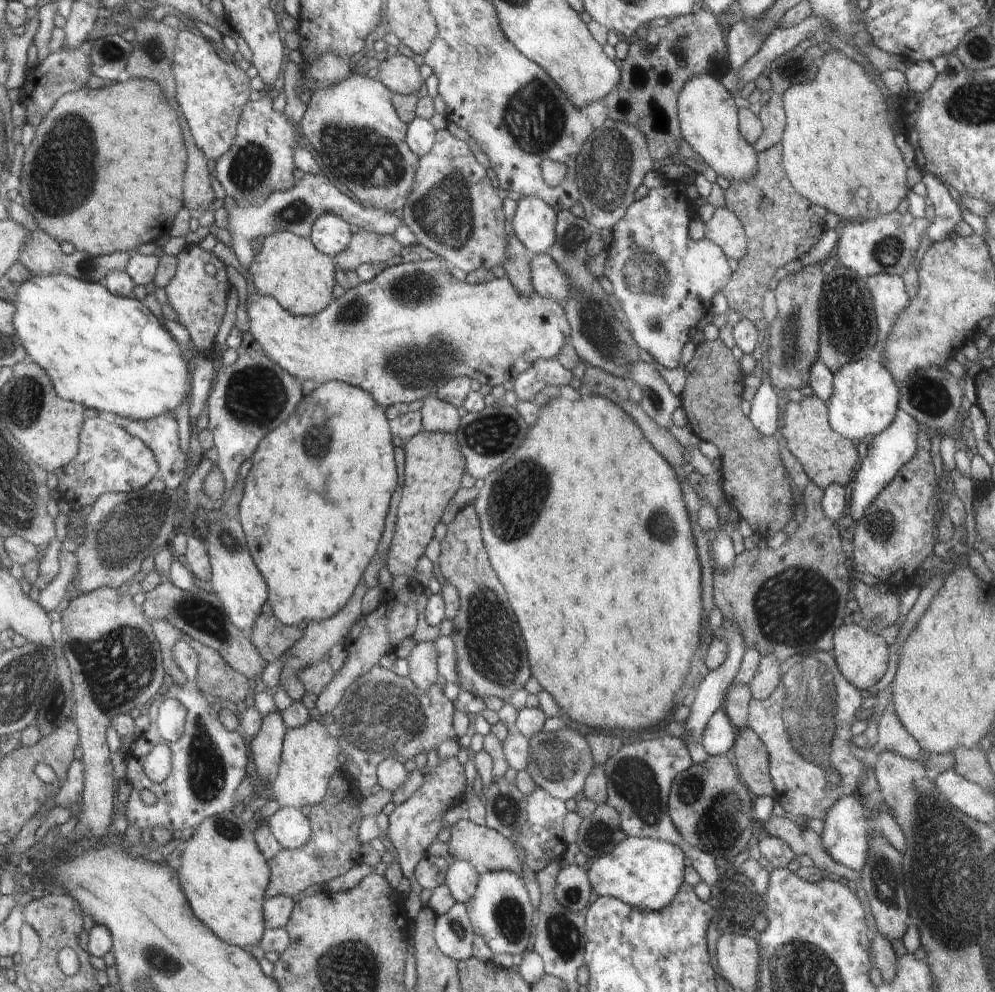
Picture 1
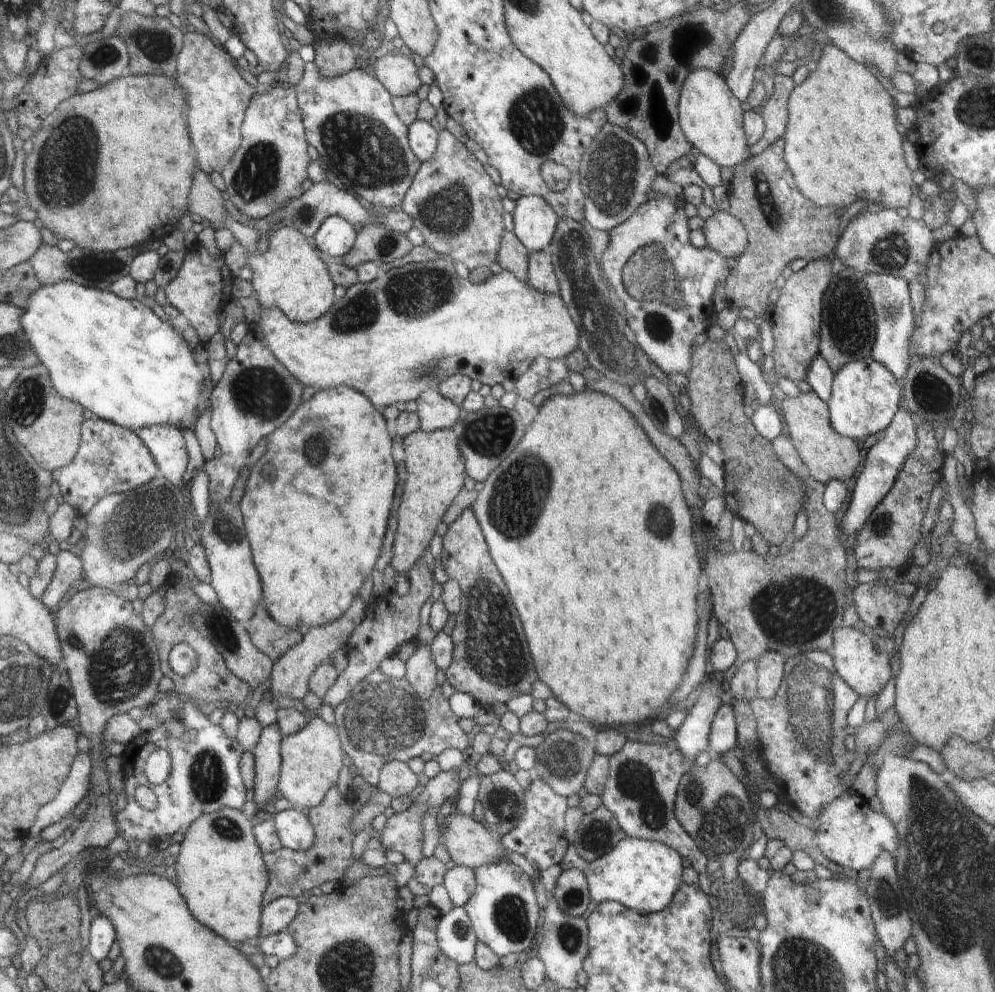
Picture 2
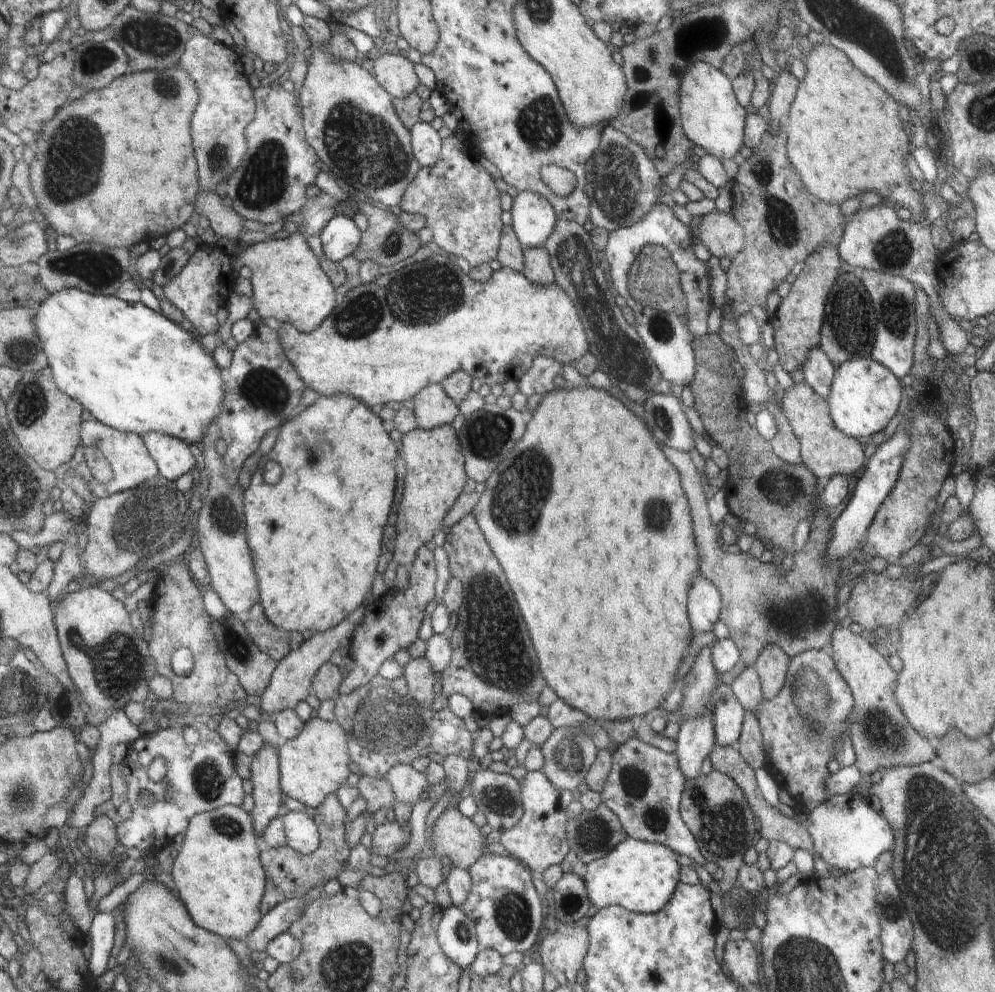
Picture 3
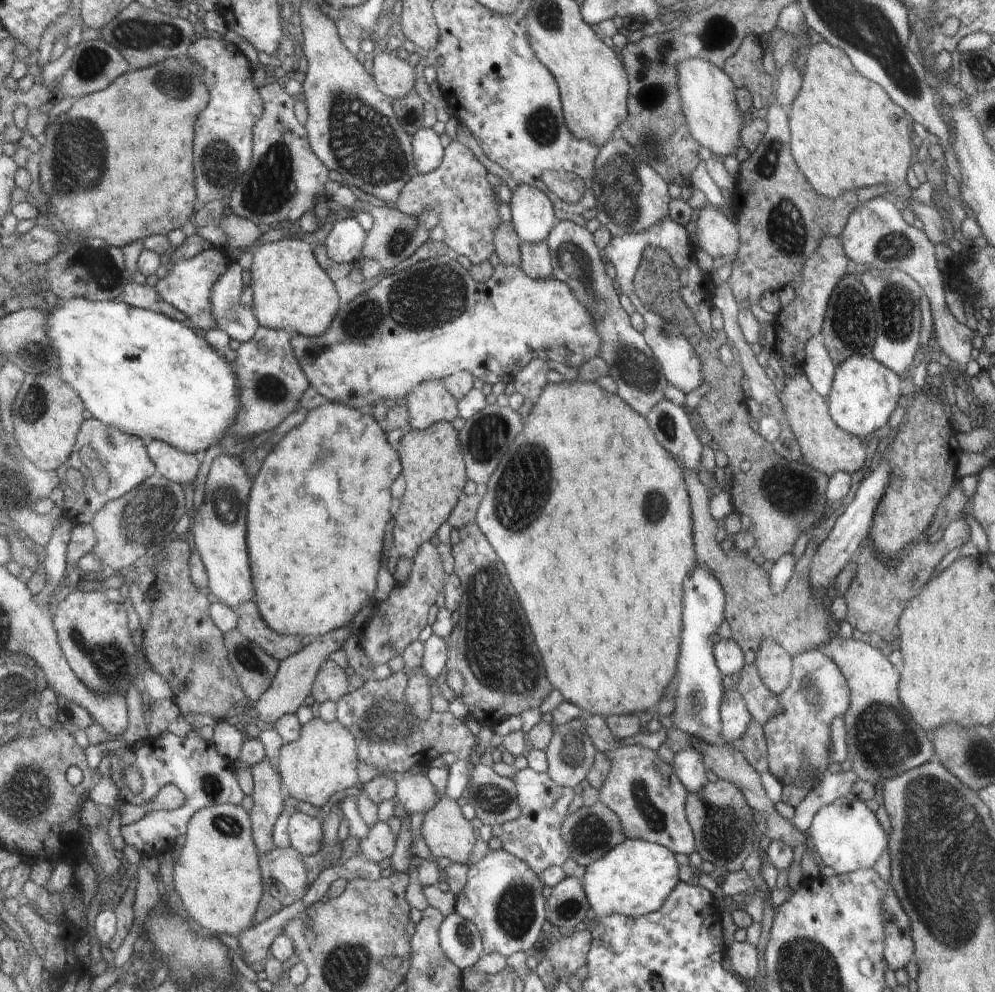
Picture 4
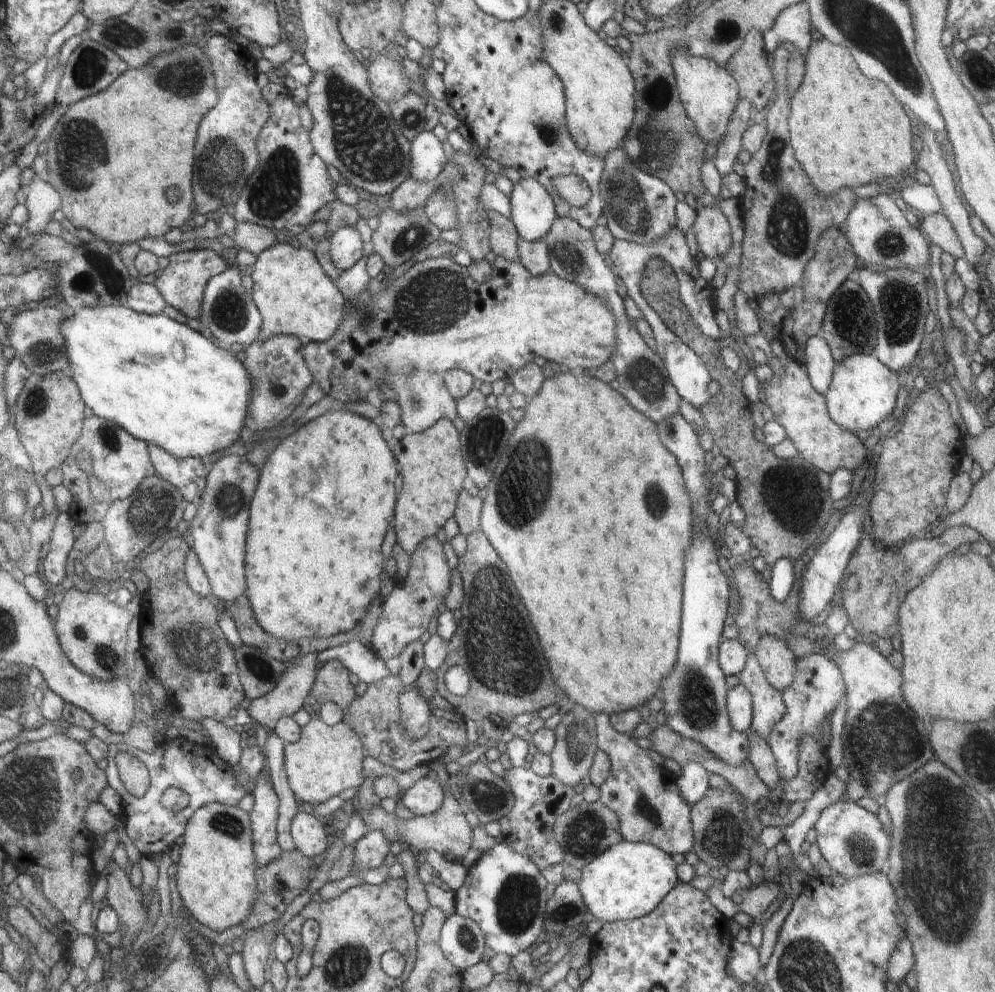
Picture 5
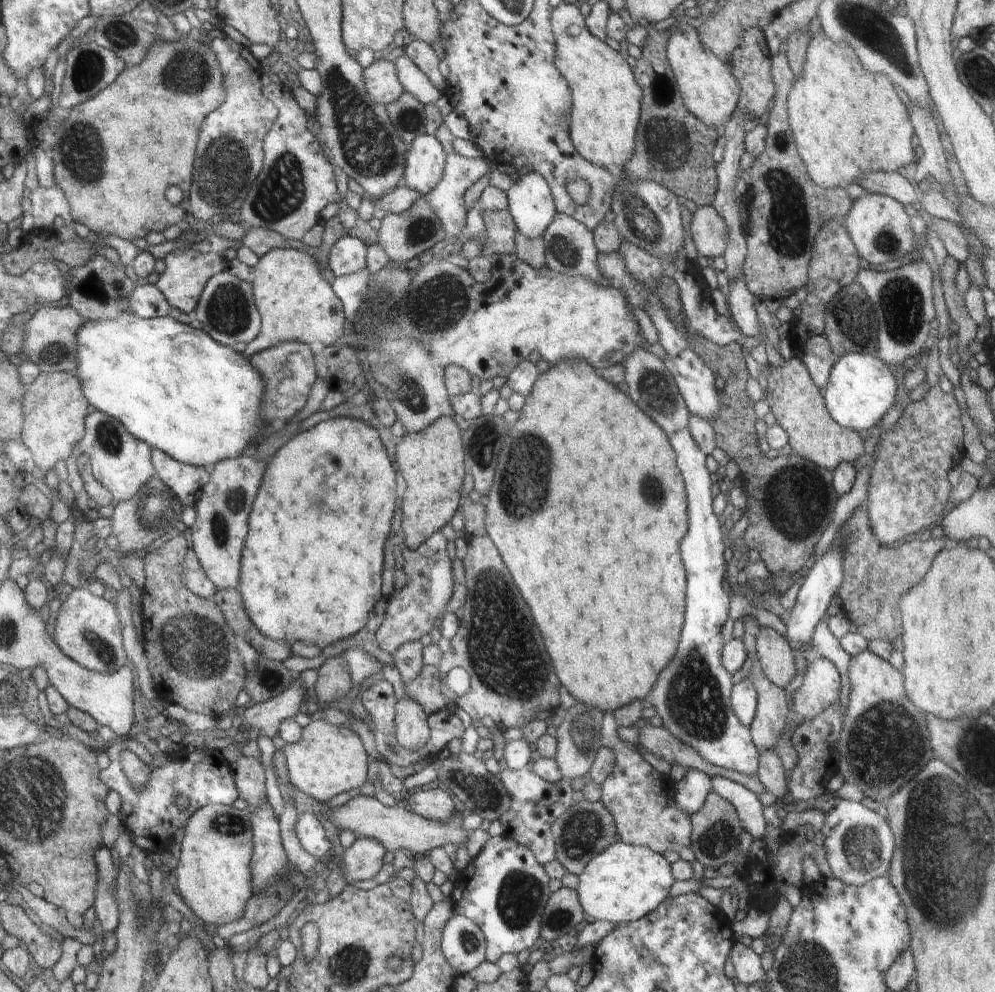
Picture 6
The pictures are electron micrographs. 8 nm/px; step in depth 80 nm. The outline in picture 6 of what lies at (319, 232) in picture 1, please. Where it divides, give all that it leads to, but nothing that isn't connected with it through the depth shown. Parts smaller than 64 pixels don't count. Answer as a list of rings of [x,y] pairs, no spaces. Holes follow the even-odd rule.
[[[342,236],[331,247],[328,262],[336,277],[360,273],[366,268],[366,246],[358,237]]]

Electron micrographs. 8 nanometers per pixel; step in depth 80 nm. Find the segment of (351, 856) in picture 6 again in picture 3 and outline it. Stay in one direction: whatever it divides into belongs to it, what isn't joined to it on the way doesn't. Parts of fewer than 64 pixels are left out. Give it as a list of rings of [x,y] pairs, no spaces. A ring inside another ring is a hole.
[[[385,821],[377,825],[372,835],[372,843],[368,849],[370,855],[387,856],[391,858],[393,854],[407,846],[411,837],[411,828],[403,827],[395,821],[391,823]]]

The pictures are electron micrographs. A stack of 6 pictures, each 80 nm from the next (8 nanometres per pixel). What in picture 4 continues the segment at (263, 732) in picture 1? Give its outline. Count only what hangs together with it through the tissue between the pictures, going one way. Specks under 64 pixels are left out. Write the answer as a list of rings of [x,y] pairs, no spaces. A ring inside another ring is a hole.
[[[267,757],[249,768],[254,782],[251,796],[254,805],[250,814],[253,817],[254,842],[257,850],[265,855],[276,848],[273,843],[273,830],[277,818],[281,816],[281,784],[275,768]]]

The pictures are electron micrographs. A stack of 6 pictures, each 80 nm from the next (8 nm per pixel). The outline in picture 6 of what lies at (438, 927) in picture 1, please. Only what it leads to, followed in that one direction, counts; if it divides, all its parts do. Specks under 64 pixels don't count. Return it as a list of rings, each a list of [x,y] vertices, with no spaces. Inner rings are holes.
[[[454,913],[442,929],[441,949],[456,976],[470,974],[486,960],[488,940],[473,919]]]

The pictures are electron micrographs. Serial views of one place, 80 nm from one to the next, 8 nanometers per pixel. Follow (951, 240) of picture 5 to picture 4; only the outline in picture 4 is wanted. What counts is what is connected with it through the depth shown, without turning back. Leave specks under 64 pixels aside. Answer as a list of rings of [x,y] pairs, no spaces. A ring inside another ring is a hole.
[[[821,41],[811,45],[807,55],[806,68],[802,86],[797,97],[788,106],[789,130],[791,150],[795,161],[809,179],[818,194],[828,198],[836,198],[846,191],[866,190],[866,186],[878,186],[878,183],[892,182],[898,186],[894,191],[900,197],[903,206],[909,207],[917,218],[928,240],[933,245],[944,243],[955,255],[964,253],[963,244],[950,235],[950,226],[937,211],[930,205],[919,205],[911,200],[911,188],[907,184],[906,174],[913,163],[914,146],[910,139],[912,118],[906,110],[889,97],[889,93],[878,83],[867,79],[853,65],[849,55],[841,48],[832,46],[829,42]]]

